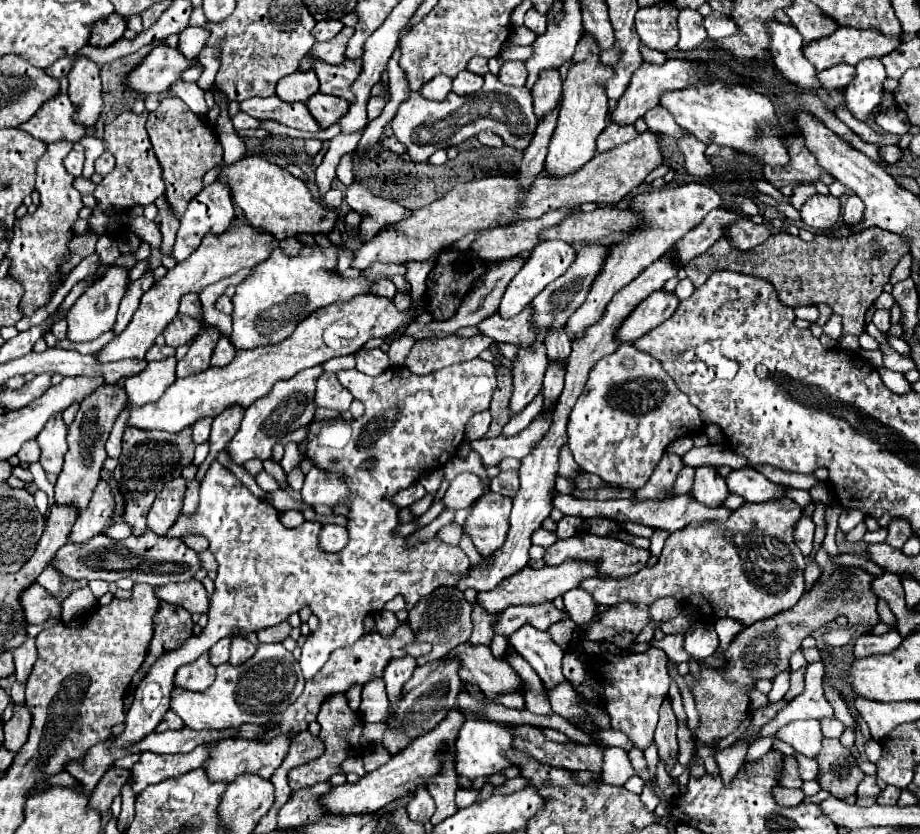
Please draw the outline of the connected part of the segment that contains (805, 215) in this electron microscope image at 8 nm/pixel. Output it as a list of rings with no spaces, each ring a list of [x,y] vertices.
[[[815,194],[801,208],[801,220],[817,232],[831,230],[839,222],[839,214],[841,214],[841,202],[835,196]]]

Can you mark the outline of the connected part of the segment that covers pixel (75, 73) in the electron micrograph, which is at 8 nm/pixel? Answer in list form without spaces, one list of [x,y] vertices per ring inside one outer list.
[[[77,58],[69,78],[69,98],[75,106],[73,120],[83,128],[95,128],[103,110],[99,66],[89,58]]]

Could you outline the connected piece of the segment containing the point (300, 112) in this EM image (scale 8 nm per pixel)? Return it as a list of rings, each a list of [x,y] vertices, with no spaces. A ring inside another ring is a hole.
[[[277,96],[243,100],[243,102],[239,102],[239,110],[257,120],[273,120],[277,124],[313,132],[313,134],[321,130],[319,124],[315,124],[315,118],[311,116],[311,112],[307,110],[305,104],[301,104],[301,102],[287,104],[287,102],[279,100]]]

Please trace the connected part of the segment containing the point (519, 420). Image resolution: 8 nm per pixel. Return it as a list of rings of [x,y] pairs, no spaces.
[[[541,388],[539,394],[524,410],[510,418],[510,421],[503,427],[502,435],[507,437],[513,436],[525,429],[531,423],[531,420],[541,411],[543,400],[543,388]]]

